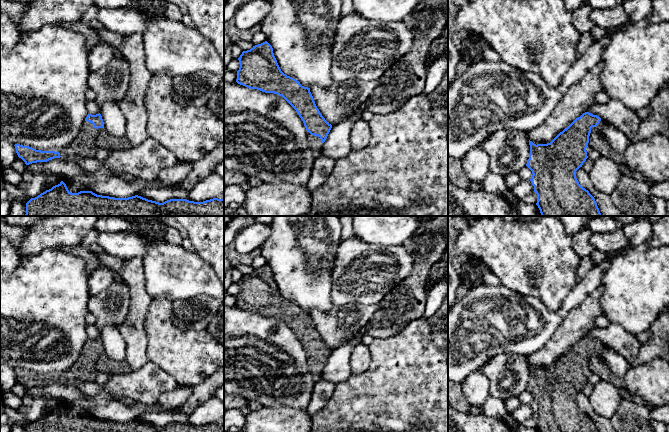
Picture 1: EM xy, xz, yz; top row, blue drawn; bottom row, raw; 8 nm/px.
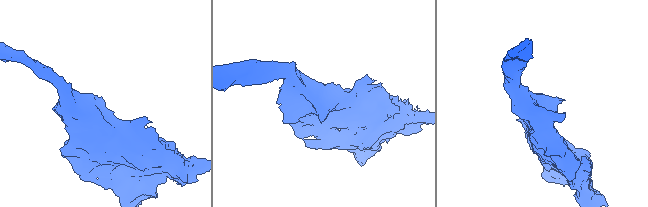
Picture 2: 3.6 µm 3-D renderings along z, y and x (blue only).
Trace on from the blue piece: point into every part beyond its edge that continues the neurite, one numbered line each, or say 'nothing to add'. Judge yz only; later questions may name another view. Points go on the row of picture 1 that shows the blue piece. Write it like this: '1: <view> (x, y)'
1: yz (594, 130)

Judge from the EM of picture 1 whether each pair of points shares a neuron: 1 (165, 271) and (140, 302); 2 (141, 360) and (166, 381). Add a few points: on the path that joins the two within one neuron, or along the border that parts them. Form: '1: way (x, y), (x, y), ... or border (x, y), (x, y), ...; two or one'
1: border (143, 269), (146, 292), (152, 299); two
2: border (149, 361), (140, 368), (131, 371); two

